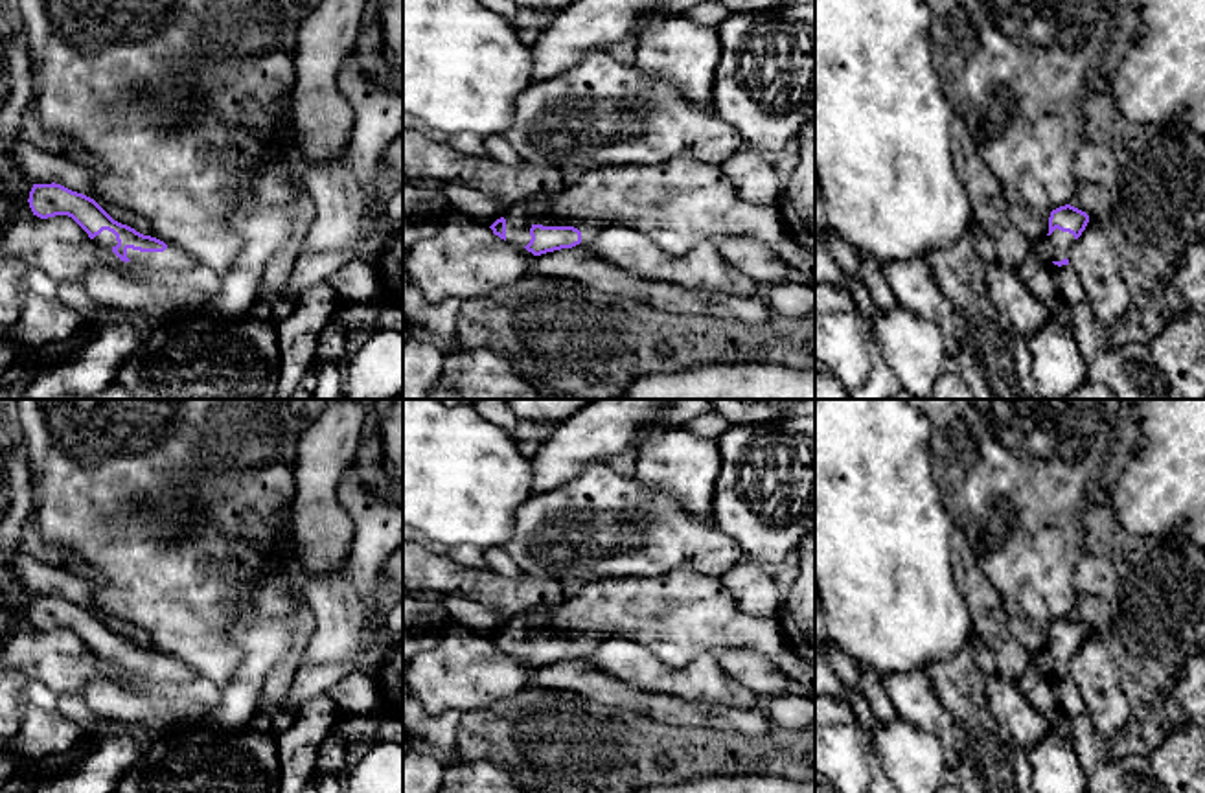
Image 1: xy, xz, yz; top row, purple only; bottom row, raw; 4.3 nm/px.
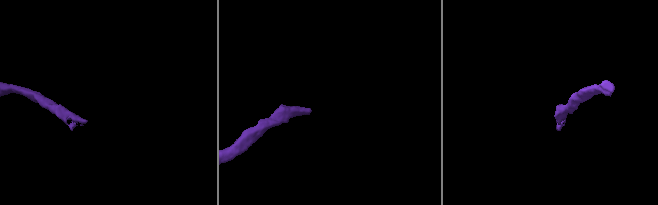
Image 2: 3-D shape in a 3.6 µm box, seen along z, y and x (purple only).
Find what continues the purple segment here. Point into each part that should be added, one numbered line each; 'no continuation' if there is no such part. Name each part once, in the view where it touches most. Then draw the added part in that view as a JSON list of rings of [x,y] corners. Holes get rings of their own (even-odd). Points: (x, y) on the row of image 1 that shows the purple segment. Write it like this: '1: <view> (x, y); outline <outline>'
1: xz (679, 203); outline [[[673,158],[659,166],[602,166],[587,169],[561,195],[513,202],[504,215],[506,241],[524,248],[534,224],[574,226],[581,239],[609,228],[627,226],[644,234],[655,247],[683,256],[701,241],[717,236],[749,236],[769,247],[786,239],[787,228],[778,206],[758,206],[741,199],[716,164],[705,164],[694,158]]]

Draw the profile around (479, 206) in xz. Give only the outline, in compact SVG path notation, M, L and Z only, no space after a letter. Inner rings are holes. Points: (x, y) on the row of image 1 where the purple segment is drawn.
M443 182L442 193L453 208L486 226L504 217L504 208L511 206L506 199L491 197L458 182Z

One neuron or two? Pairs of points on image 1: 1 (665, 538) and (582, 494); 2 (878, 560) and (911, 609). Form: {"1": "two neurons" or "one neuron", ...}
{"1": "one neuron", "2": "one neuron"}

